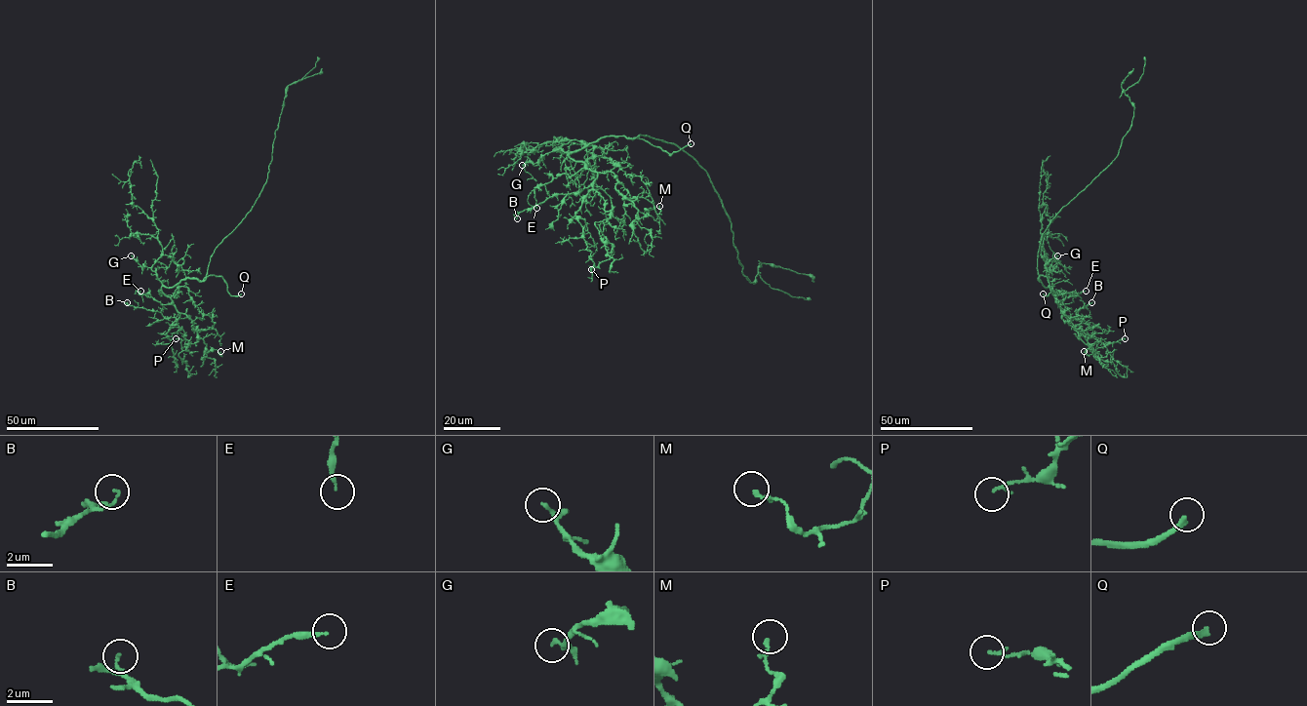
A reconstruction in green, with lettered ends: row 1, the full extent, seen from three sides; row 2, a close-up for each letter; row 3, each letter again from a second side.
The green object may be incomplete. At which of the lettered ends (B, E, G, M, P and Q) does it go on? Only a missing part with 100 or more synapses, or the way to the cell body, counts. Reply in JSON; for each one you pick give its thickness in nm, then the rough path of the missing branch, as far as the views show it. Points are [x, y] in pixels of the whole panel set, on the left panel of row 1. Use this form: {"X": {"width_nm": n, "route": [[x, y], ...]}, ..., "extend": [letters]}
{"Q": {"width_nm": 240}, "extend": ["Q"]}

